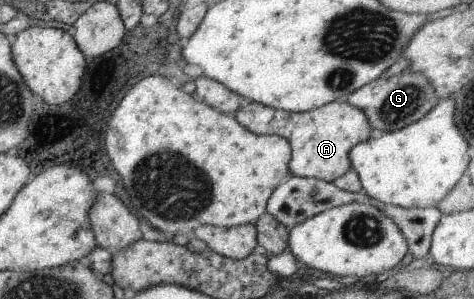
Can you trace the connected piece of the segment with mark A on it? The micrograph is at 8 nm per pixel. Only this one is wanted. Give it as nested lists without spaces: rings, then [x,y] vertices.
[[[345,99],[335,100],[303,113],[278,111],[252,102],[238,107],[232,117],[236,119],[238,125],[246,127],[254,135],[264,133],[286,139],[286,143],[290,145],[290,163],[288,163],[290,176],[315,178],[326,182],[332,182],[336,177],[346,173],[350,168],[348,151],[356,143],[366,141],[369,136],[375,134],[375,131],[370,129],[364,113],[348,105]]]

